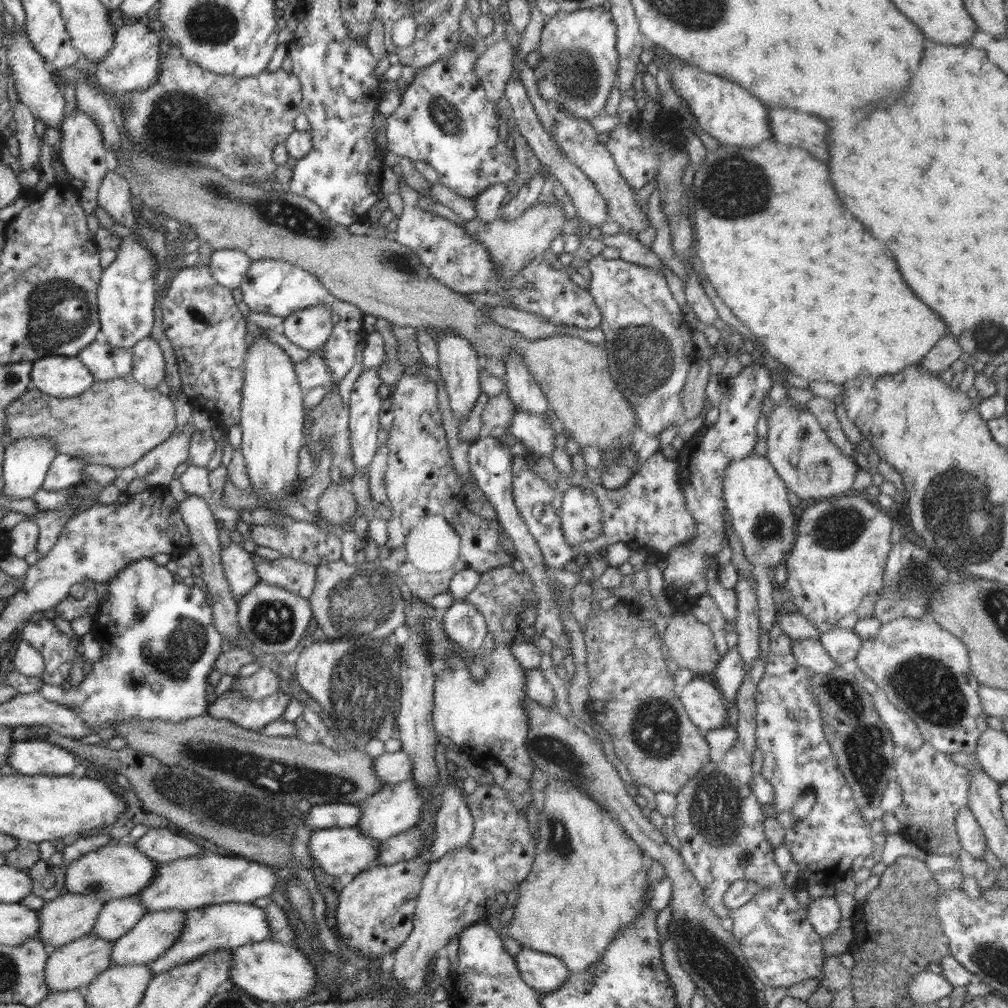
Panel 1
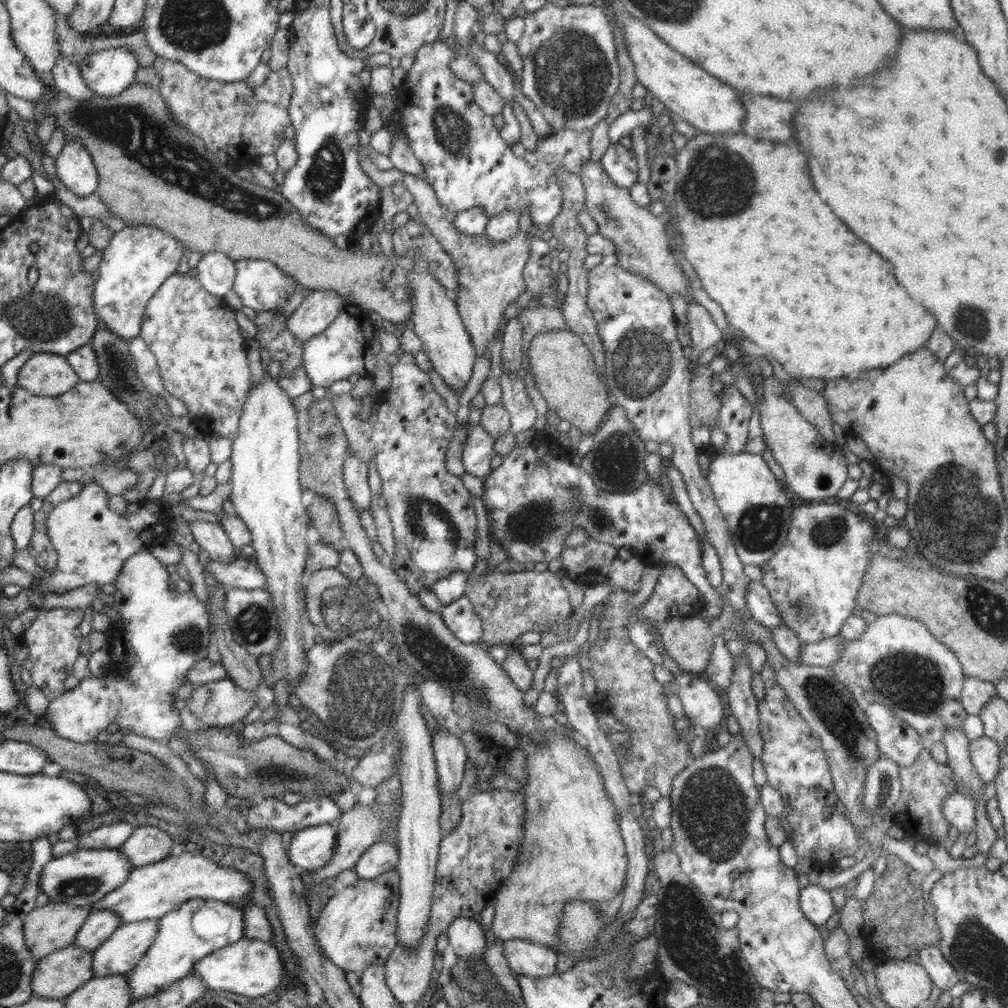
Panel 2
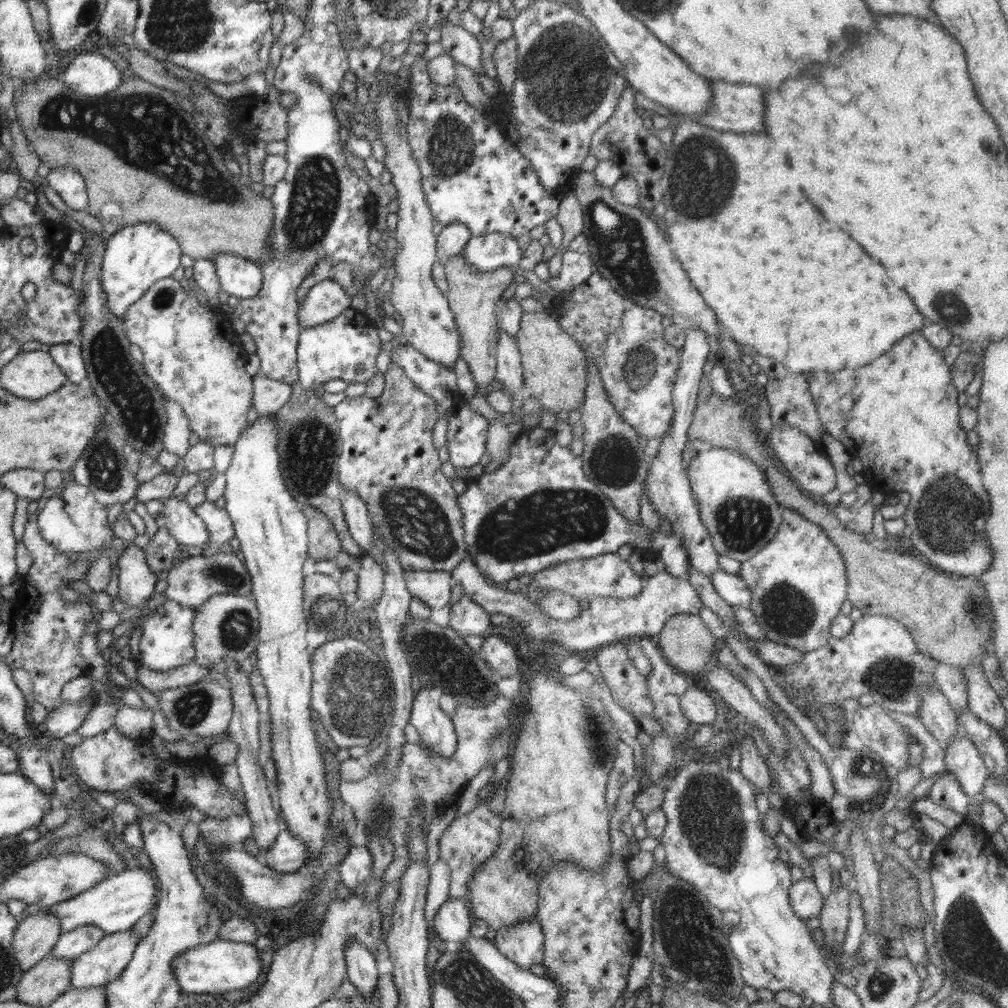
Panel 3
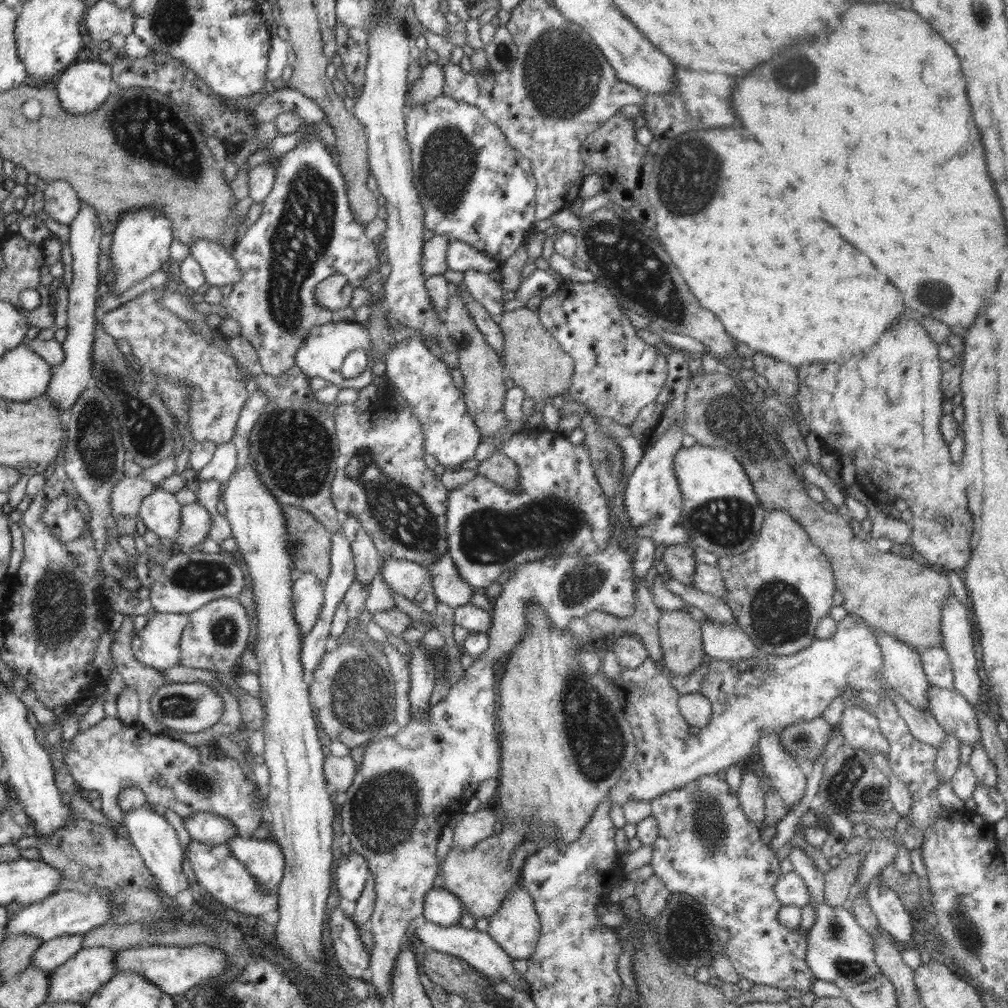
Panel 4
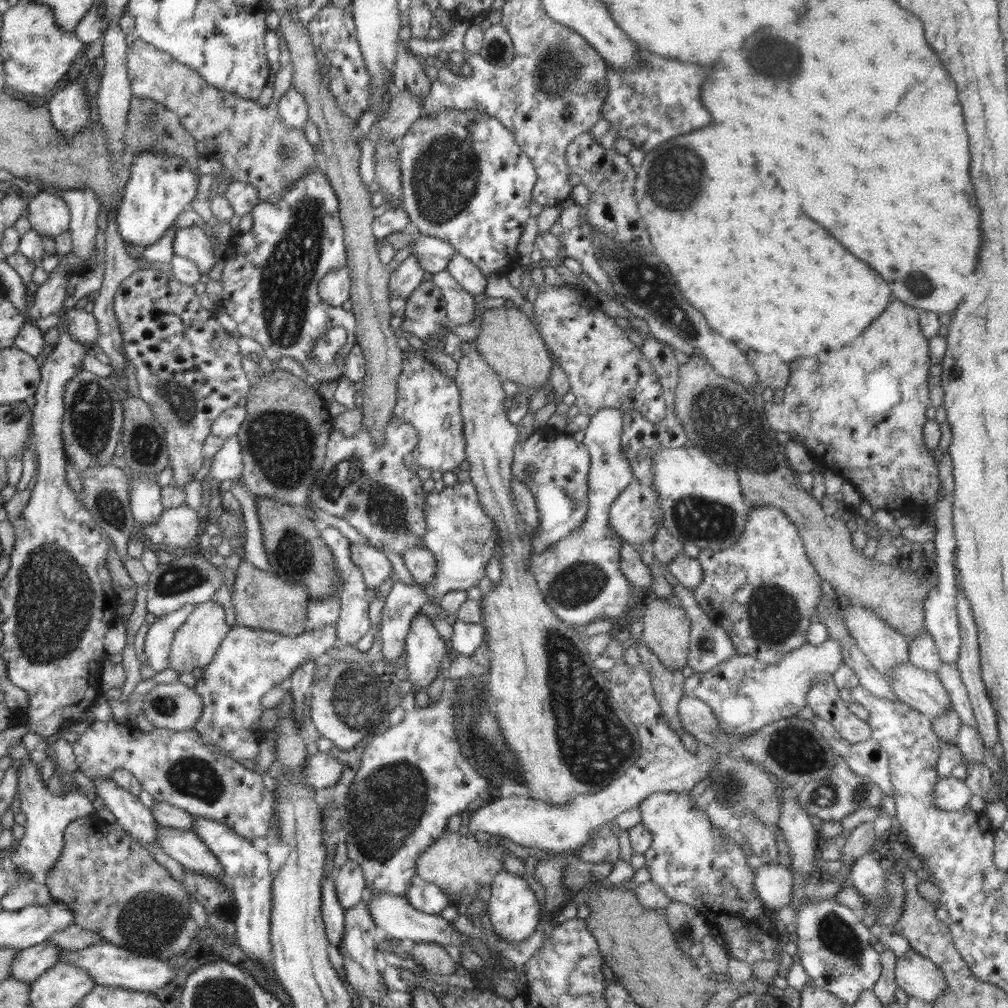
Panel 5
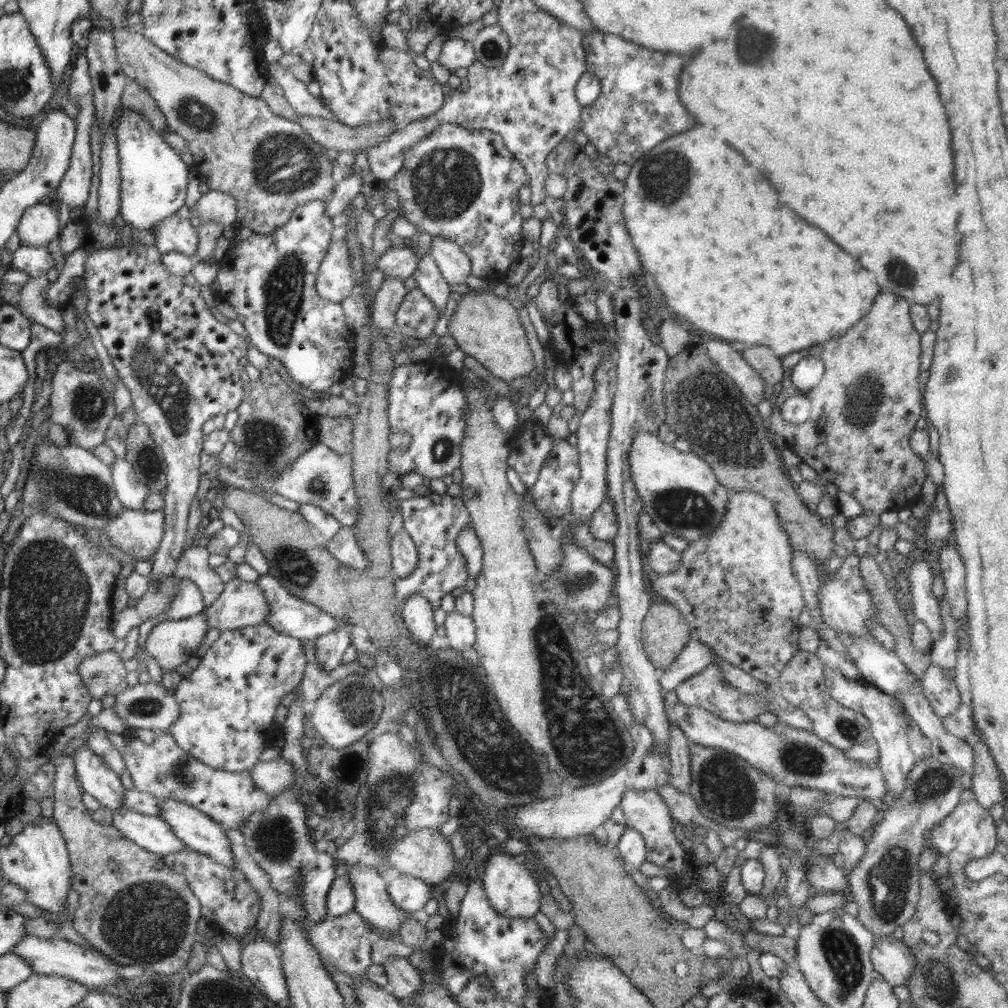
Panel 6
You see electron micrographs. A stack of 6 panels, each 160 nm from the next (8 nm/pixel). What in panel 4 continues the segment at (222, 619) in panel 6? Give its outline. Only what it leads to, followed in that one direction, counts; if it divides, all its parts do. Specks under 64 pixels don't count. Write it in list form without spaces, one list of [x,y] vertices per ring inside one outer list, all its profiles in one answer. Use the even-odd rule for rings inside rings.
[[[296,570],[293,580],[293,615],[302,635],[308,635],[321,611],[324,600],[324,585],[311,572]]]

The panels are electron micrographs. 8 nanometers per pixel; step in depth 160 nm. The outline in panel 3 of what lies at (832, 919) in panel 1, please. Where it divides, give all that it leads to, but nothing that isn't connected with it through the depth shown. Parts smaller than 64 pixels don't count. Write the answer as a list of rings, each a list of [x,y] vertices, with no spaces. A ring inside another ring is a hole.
[[[802,879],[790,886],[790,905],[794,913],[802,919],[818,918],[824,902],[815,883]]]

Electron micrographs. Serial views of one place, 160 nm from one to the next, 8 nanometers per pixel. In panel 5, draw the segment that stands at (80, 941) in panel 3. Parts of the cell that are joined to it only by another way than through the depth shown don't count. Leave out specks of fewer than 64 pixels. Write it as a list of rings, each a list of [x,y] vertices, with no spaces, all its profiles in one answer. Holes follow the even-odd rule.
[[[47,940],[30,948],[22,949],[14,957],[12,968],[10,968],[10,977],[32,983],[44,972],[60,963],[59,954],[61,952],[62,948],[50,944]]]

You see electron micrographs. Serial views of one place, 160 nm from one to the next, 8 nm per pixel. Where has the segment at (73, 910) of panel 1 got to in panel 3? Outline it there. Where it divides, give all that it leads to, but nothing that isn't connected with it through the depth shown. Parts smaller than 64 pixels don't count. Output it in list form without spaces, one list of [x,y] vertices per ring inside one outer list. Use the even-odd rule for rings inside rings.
[[[48,911],[19,920],[12,948],[20,969],[28,971],[48,956],[61,934],[59,918]]]

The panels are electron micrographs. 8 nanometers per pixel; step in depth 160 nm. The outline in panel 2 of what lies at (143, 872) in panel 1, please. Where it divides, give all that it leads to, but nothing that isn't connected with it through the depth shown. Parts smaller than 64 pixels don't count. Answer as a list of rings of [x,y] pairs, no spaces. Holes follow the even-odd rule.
[[[78,848],[61,858],[50,860],[39,879],[39,889],[48,895],[51,902],[75,905],[76,907],[90,907],[100,902],[106,894],[120,888],[134,865],[128,861],[124,853],[116,849],[78,850]]]

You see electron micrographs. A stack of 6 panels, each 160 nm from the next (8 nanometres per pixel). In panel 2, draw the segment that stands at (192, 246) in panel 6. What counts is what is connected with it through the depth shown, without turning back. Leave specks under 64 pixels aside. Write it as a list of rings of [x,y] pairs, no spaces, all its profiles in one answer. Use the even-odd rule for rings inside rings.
[[[270,260],[235,261],[236,276],[232,286],[242,304],[255,311],[280,306],[302,286]]]

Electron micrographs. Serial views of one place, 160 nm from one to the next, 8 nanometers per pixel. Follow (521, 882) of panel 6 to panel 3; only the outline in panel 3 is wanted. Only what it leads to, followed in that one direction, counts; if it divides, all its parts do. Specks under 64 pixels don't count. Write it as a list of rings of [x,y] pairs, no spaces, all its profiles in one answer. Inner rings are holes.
[[[537,920],[496,930],[496,948],[520,968],[530,969],[544,960],[544,935]]]

